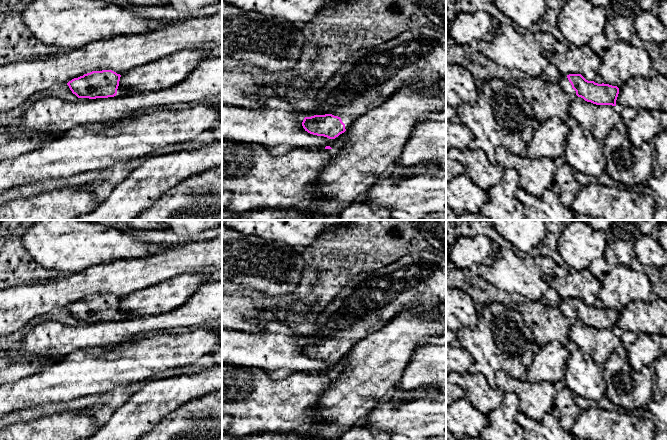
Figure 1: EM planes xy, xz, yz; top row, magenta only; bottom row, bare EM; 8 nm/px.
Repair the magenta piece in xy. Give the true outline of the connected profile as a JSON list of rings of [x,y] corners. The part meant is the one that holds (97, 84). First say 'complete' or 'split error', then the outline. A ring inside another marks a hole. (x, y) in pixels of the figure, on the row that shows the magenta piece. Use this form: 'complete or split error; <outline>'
split error; [[[112,70],[92,71],[67,83],[78,98],[108,98],[128,95],[129,90],[119,86],[120,74]]]

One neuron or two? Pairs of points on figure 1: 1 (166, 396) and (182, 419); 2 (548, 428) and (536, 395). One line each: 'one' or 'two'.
1: two
2: two

